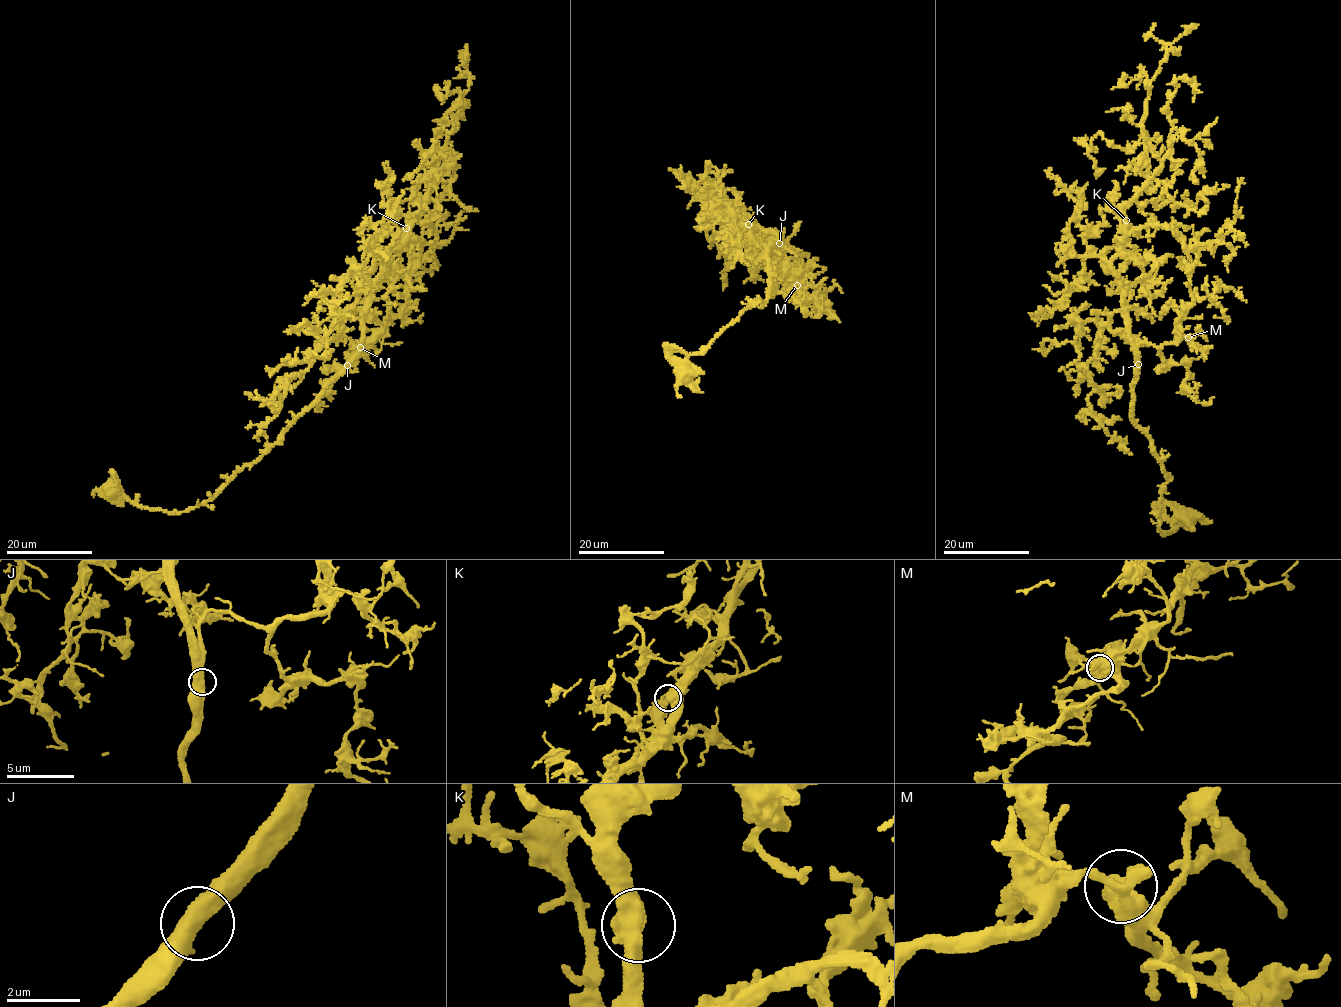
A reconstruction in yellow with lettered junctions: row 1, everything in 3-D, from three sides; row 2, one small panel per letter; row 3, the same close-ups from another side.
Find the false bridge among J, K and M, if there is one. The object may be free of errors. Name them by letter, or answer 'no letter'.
no letter

